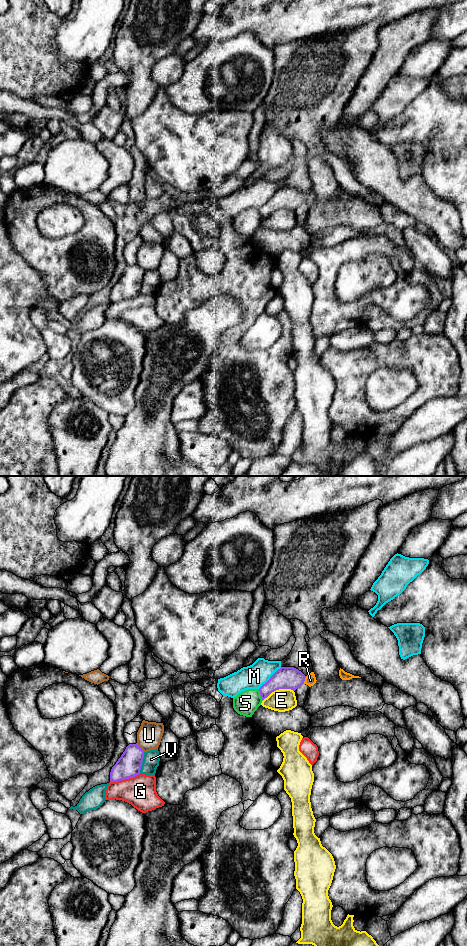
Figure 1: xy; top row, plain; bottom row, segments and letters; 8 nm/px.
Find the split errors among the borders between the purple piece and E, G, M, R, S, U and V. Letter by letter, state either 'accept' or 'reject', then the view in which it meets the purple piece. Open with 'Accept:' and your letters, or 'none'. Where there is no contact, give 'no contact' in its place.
Accept: R
E: reject; contact in xy
G: reject; contact in xy
M: reject; contact in xy
R: accept; contact in xy
S: reject; contact in xy
U: reject; contact in xy
V: reject; contact in xy

